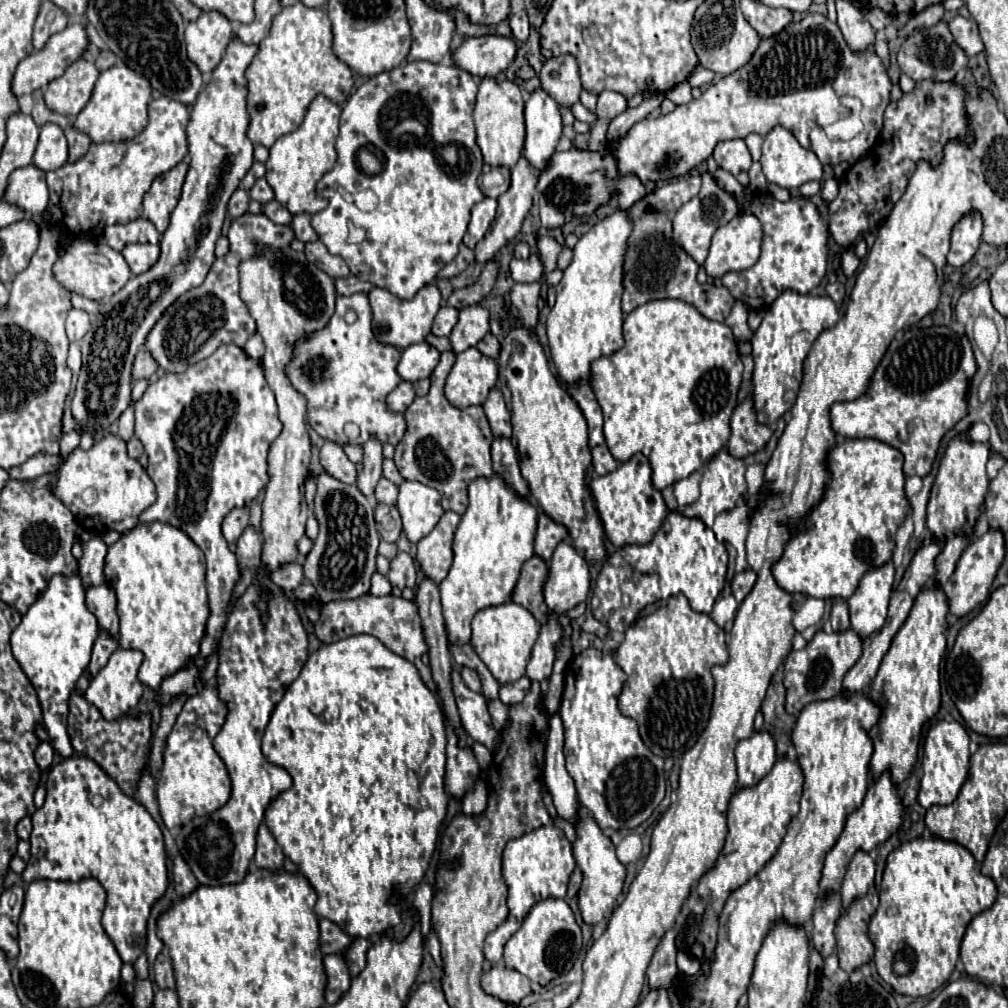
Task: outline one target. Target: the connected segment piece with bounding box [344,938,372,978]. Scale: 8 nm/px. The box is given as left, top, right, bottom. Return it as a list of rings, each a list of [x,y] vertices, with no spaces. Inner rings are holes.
[[[356,938],[354,944],[352,944],[352,948],[344,954],[352,978],[356,978],[356,974],[360,974],[360,970],[364,970],[364,966],[366,966],[366,954],[368,954],[370,946],[372,946],[370,940],[366,940],[366,938]]]

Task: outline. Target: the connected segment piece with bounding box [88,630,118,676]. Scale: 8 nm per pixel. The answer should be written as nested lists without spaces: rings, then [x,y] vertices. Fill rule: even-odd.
[[[100,630],[98,640],[94,642],[94,650],[92,650],[92,660],[88,664],[88,672],[90,676],[94,676],[110,658],[110,654],[118,648],[118,640],[112,638],[106,630]]]

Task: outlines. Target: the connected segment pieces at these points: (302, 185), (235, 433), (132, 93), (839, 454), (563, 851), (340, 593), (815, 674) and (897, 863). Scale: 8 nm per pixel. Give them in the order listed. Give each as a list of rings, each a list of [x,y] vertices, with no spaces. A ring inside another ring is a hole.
[[[316,96],[312,104],[308,106],[308,112],[304,116],[304,122],[300,128],[292,134],[286,134],[276,140],[276,144],[270,148],[270,156],[266,160],[266,180],[272,186],[276,200],[286,206],[292,214],[308,212],[316,214],[328,206],[326,198],[318,198],[316,184],[320,178],[332,170],[336,164],[336,134],[338,134],[338,120],[340,120],[342,106],[328,100],[326,96]]]
[[[224,344],[220,346],[212,356],[188,366],[184,372],[166,372],[156,382],[148,386],[148,390],[142,394],[142,398],[134,404],[134,438],[138,438],[144,446],[144,454],[148,456],[146,472],[156,484],[158,500],[146,508],[138,524],[148,522],[168,522],[196,542],[200,550],[206,556],[206,584],[208,584],[208,598],[210,598],[210,618],[206,624],[206,636],[200,646],[200,654],[196,656],[194,664],[186,670],[178,670],[174,676],[166,678],[160,686],[160,700],[162,704],[170,702],[176,694],[196,694],[202,690],[202,684],[198,680],[198,670],[206,656],[210,656],[216,648],[216,640],[220,638],[220,632],[224,628],[226,620],[226,606],[230,602],[232,588],[238,580],[238,562],[236,556],[230,552],[228,542],[224,540],[220,532],[220,524],[224,516],[232,508],[246,508],[252,504],[252,500],[260,494],[260,490],[268,482],[268,446],[280,436],[280,420],[278,420],[278,408],[274,394],[270,392],[262,364],[248,358],[248,354],[238,348],[236,344]]]
[[[120,64],[100,72],[90,102],[76,116],[74,128],[88,134],[92,142],[120,142],[134,138],[148,124],[148,102],[152,98],[152,86],[148,78],[136,74],[132,68]]]
[[[844,440],[844,442],[840,442],[840,444],[836,444],[836,446],[830,448],[830,452],[828,452],[828,456],[826,456],[828,484],[826,484],[824,496],[822,496],[822,500],[812,508],[810,514],[804,516],[804,524],[798,524],[798,526],[796,526],[796,536],[790,536],[790,540],[788,540],[786,546],[784,546],[782,558],[780,558],[778,562],[774,562],[774,566],[772,566],[772,574],[774,574],[774,578],[776,578],[776,582],[778,582],[778,586],[780,586],[782,590],[786,590],[788,594],[802,592],[802,594],[810,594],[810,596],[814,596],[814,598],[850,598],[850,596],[854,594],[854,590],[856,590],[856,586],[858,586],[862,574],[864,574],[868,568],[870,568],[870,570],[872,570],[872,568],[878,568],[878,566],[886,564],[886,562],[892,558],[896,530],[898,530],[900,522],[904,520],[904,516],[906,516],[906,512],[908,512],[908,508],[910,508],[910,506],[908,506],[908,500],[906,500],[906,496],[904,496],[904,472],[902,472],[902,462],[904,462],[902,454],[900,454],[896,448],[892,448],[892,446],[888,446],[888,444],[880,442],[880,440]],[[862,556],[870,556],[870,566],[868,566],[868,562],[866,562]]]
[[[554,824],[540,826],[520,838],[514,838],[504,848],[504,882],[508,886],[508,908],[518,922],[526,918],[530,908],[544,898],[566,898],[568,878],[576,866],[572,844]]]
[[[330,474],[318,476],[318,492],[314,498],[314,516],[320,522],[320,534],[304,562],[304,578],[316,588],[320,602],[360,598],[370,590],[370,578],[376,572],[378,530],[374,522],[374,506],[356,488]]]
[[[848,628],[844,632],[818,630],[806,648],[792,650],[784,664],[786,710],[790,714],[798,716],[806,704],[836,696],[842,690],[844,674],[848,674],[848,670],[858,662],[860,650],[862,650],[862,638],[852,628]]]
[[[916,838],[892,850],[880,884],[880,906],[868,924],[880,978],[902,996],[930,996],[952,976],[970,920],[994,900],[992,878],[984,876],[972,854],[956,842]]]

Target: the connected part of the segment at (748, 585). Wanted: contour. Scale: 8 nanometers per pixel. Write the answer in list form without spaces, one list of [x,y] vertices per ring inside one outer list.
[[[746,570],[742,574],[736,574],[734,580],[732,580],[732,594],[734,594],[734,598],[738,602],[742,602],[750,594],[754,582],[756,582],[756,572],[754,570]]]

